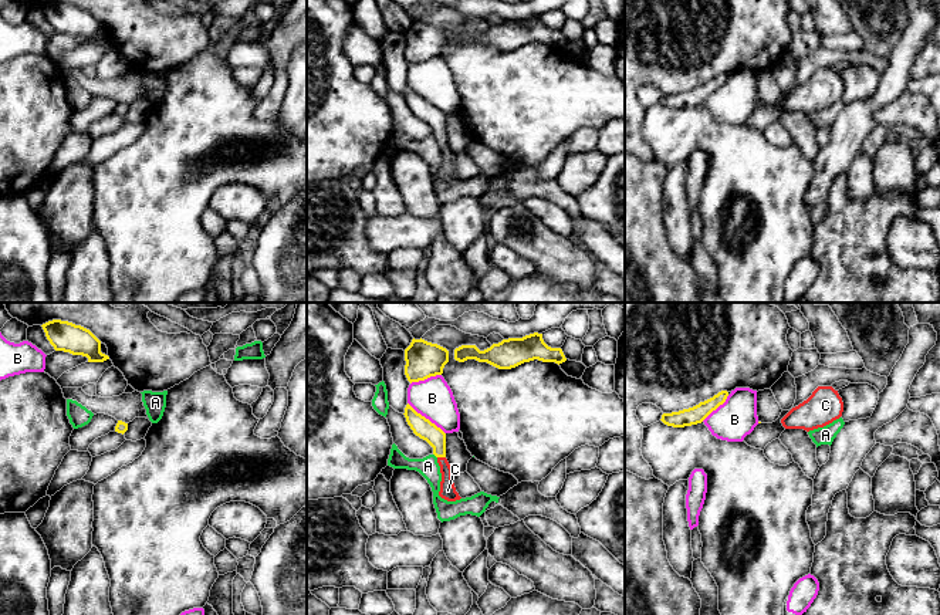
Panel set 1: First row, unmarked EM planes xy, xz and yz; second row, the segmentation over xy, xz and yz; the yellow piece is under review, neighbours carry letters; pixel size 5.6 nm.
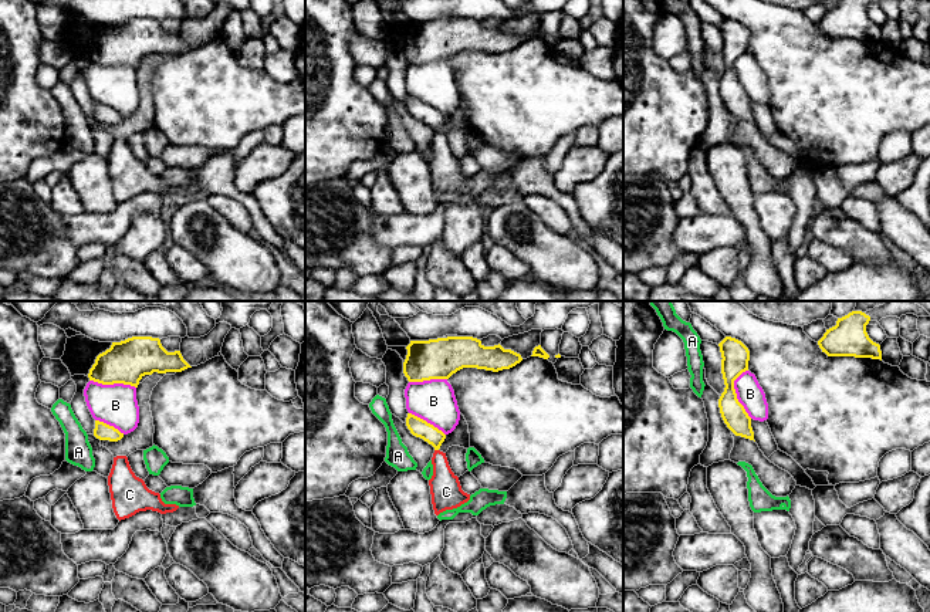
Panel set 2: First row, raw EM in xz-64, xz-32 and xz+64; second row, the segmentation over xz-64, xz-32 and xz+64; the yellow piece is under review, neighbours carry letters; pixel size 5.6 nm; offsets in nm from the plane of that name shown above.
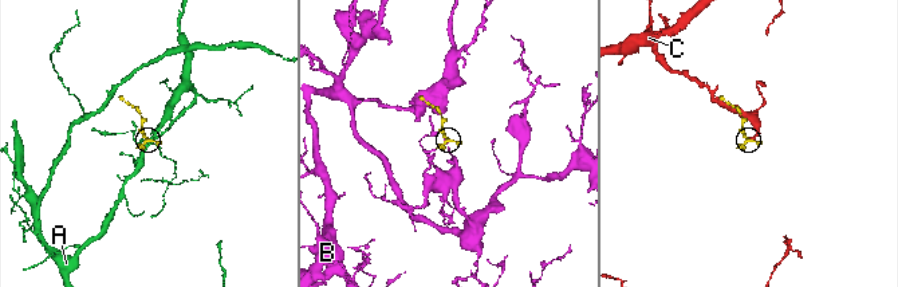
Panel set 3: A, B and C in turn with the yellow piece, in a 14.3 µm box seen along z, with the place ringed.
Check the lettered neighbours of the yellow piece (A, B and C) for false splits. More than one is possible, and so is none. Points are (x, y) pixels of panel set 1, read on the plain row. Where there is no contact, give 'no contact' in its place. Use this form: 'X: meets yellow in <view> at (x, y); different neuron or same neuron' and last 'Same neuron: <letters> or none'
A: meets yellow in xz at (435, 137); different neuron
B: meets yellow in xz at (425, 100); different neuron
C: meets yellow in xz at (442, 138); same neuron
Same neuron: C

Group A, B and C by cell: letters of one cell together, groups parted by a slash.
A / B / C

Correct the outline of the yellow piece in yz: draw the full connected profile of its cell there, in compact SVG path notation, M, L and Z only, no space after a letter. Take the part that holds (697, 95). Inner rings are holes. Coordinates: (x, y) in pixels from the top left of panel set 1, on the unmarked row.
M721 72L713 80L700 84L693 89L683 91L679 94L672 94L672 95L663 95L660 102L665 107L673 109L684 109L684 108L701 105L713 92L716 92L720 87L726 84L727 78L728 74Z

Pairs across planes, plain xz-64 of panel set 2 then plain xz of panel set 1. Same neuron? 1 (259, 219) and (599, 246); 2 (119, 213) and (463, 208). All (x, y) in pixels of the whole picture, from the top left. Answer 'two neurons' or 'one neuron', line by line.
1: two neurons
2: two neurons

